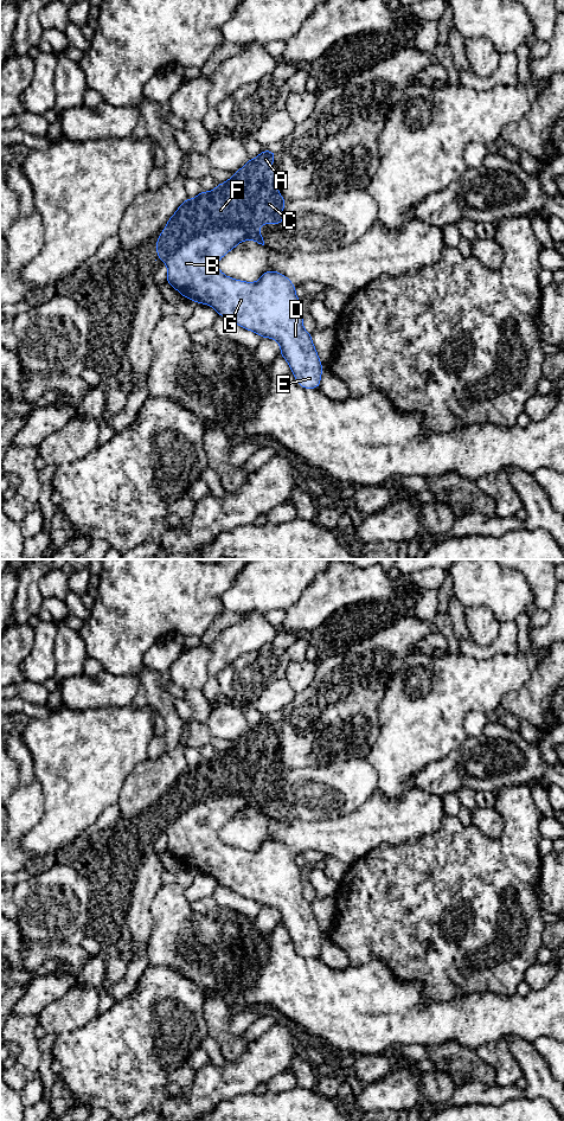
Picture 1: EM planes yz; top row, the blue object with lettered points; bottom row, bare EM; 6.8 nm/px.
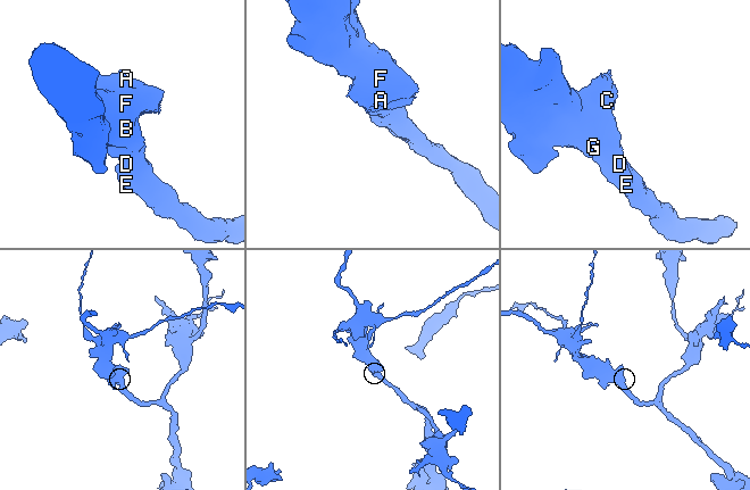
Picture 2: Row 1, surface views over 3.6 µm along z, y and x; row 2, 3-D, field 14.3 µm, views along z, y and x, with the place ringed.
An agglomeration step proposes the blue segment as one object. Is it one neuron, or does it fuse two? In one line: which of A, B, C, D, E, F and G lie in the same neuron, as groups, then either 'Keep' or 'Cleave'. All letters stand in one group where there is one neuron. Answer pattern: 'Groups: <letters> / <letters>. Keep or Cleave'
Groups: A B C D E F G. Keep

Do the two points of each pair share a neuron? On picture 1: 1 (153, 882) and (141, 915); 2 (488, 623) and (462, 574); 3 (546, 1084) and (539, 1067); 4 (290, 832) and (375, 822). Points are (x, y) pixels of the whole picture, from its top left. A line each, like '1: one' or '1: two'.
1: one
2: two
3: one
4: one

